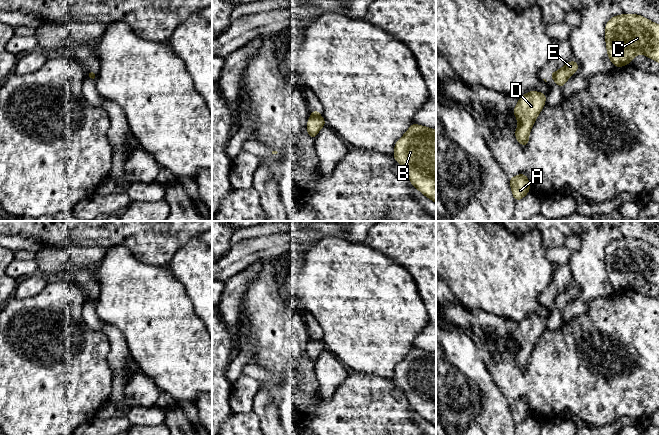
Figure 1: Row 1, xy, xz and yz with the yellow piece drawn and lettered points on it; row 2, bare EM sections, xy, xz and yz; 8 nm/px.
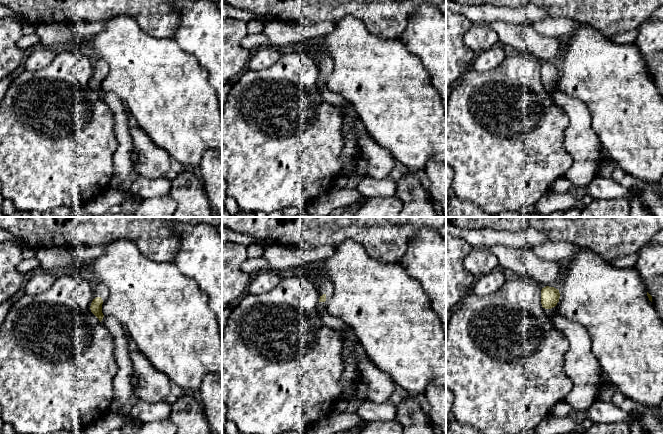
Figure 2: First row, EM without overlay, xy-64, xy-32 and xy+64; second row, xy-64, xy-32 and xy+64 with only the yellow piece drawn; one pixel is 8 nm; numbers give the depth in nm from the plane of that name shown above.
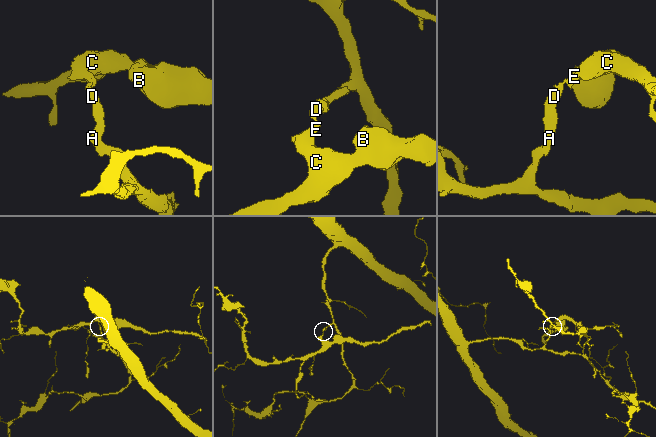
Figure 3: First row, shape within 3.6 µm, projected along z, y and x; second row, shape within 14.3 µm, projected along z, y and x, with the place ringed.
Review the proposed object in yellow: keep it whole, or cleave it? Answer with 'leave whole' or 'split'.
split

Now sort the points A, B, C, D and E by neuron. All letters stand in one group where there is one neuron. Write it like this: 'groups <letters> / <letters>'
groups A D / B C E

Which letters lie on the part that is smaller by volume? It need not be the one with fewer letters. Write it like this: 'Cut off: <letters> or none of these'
Cut off: B, C, E

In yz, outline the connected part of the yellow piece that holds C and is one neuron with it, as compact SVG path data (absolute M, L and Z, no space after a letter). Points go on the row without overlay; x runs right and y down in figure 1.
M623 237L612 240L606 247L605 264L608 281L615 291L631 287L632 283L640 277L660 288L660 249L641 239Z

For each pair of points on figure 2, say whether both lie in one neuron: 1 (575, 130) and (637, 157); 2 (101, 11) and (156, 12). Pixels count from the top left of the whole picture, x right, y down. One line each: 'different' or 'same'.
1: different
2: same

